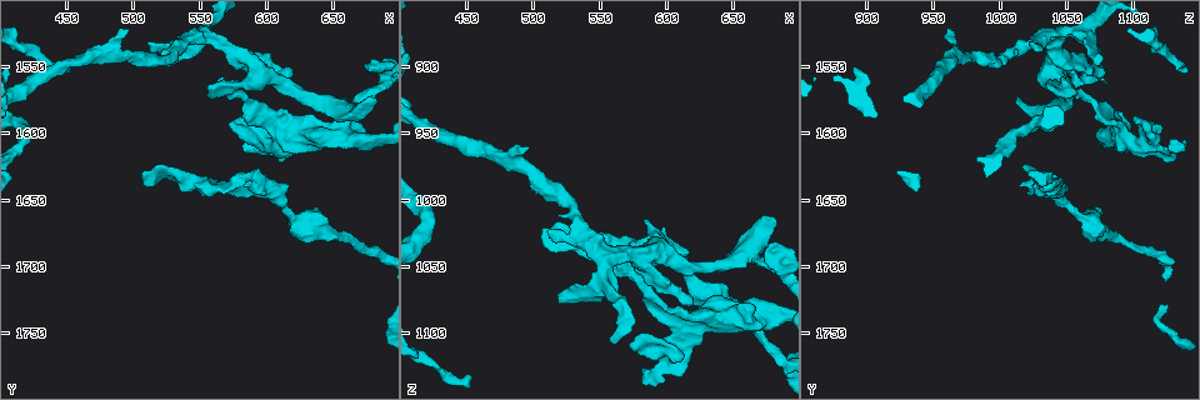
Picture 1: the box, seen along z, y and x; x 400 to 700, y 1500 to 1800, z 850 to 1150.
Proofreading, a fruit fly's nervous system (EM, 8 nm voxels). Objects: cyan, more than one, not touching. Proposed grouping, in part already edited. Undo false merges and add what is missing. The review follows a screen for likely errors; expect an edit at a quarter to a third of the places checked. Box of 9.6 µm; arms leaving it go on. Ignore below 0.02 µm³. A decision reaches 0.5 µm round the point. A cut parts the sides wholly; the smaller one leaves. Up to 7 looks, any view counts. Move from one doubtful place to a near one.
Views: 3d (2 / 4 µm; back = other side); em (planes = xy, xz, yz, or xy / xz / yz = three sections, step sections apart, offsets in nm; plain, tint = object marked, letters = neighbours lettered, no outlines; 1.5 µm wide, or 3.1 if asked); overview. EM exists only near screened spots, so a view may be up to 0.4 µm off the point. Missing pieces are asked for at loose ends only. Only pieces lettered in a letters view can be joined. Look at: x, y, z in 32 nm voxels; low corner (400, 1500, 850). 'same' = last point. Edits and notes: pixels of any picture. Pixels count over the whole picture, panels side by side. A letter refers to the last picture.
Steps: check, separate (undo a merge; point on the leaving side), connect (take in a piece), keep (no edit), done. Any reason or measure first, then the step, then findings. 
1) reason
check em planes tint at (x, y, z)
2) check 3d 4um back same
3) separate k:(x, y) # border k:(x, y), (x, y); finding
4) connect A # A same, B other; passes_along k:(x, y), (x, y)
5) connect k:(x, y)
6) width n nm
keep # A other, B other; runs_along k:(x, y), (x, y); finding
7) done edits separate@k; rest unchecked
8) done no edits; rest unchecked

small branch off a trunk
check em xy step 8 tint at (616, 1602, 1090)

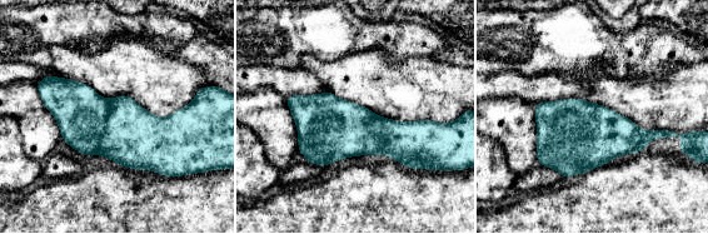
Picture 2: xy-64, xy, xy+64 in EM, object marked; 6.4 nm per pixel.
cut it another way
check em planes letters same

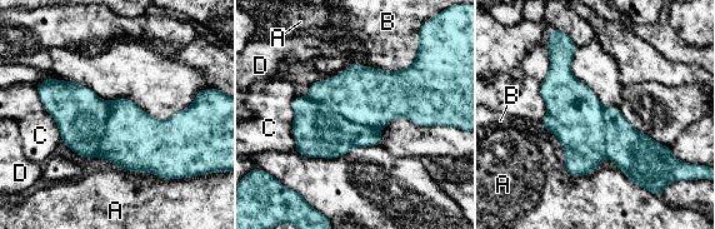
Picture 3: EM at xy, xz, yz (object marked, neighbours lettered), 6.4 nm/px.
longest_contact B 380 nm
separate 3:(368, 96) # A other, B other, C other, D other; border 3:(308, 98), (354, 123), (378, 130); two neurons meet here

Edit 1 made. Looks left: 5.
an open end
check em xz step 8 tint at (582, 1640, 1018)

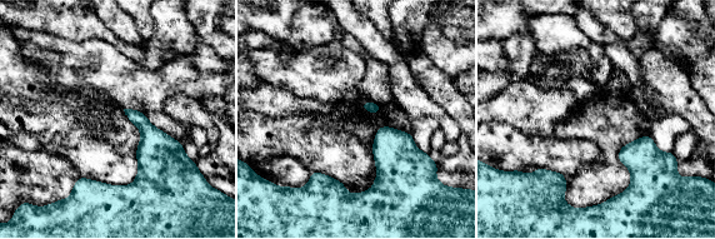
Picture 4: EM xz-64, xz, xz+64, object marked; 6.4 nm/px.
check em planes letters same

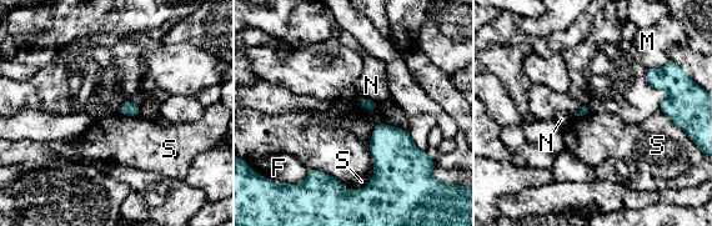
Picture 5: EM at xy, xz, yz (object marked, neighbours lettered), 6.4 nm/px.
keep # F other, M other, N other, S other; border 5:(372, 164), (367, 185), (340, 182); no lettered piece goes on from it

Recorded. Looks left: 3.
done edits separate@3; rest unchecked

